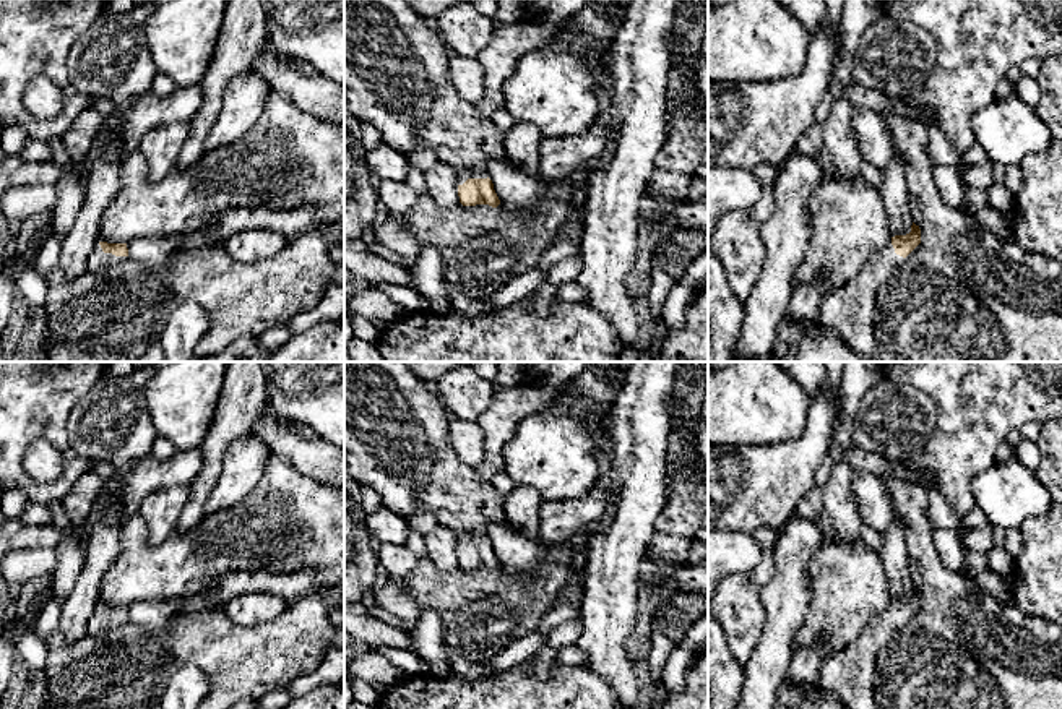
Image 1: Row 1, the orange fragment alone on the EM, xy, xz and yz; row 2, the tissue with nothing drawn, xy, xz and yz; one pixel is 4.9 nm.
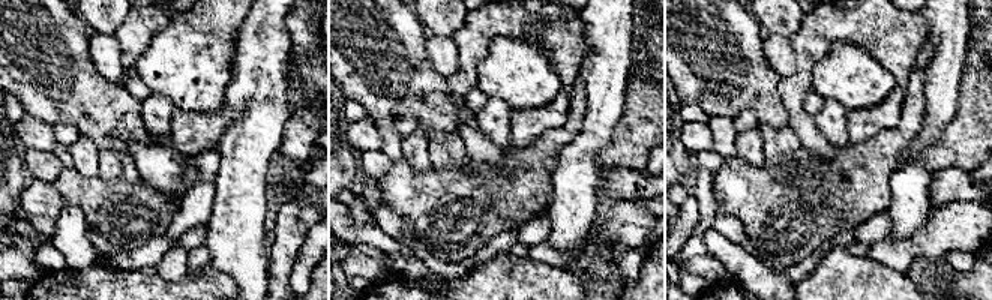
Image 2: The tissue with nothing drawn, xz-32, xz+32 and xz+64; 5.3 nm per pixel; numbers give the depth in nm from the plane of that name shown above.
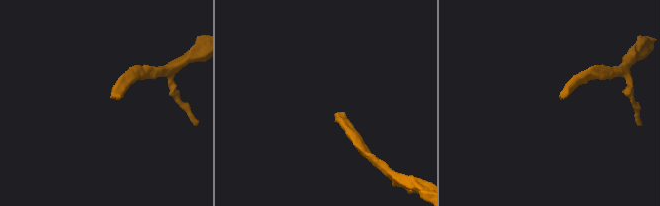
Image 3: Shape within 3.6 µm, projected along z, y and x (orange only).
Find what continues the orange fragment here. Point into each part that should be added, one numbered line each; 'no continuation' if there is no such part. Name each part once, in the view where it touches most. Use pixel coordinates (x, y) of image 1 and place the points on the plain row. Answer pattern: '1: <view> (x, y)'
1: xy (98, 625)

